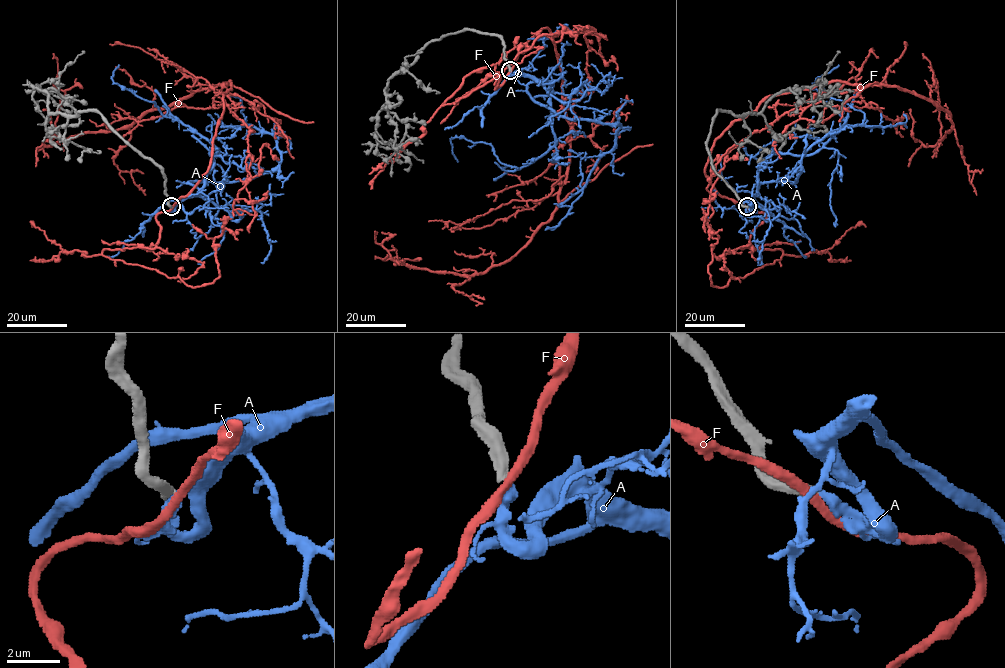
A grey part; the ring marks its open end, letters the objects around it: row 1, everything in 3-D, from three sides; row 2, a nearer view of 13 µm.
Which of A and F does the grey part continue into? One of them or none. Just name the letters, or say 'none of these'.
A

